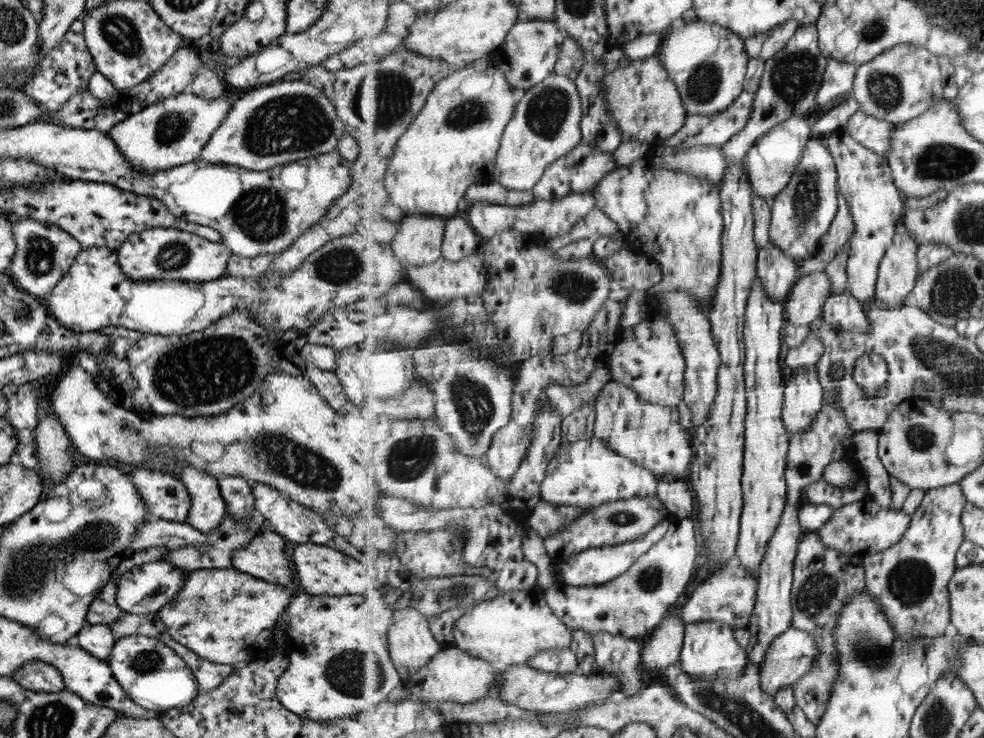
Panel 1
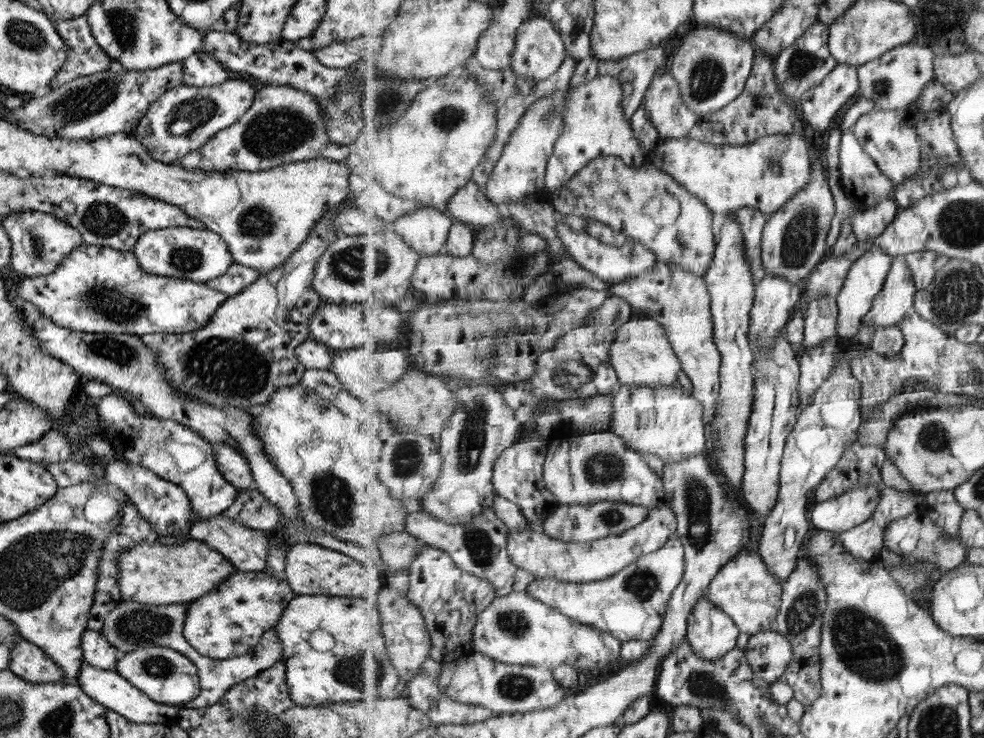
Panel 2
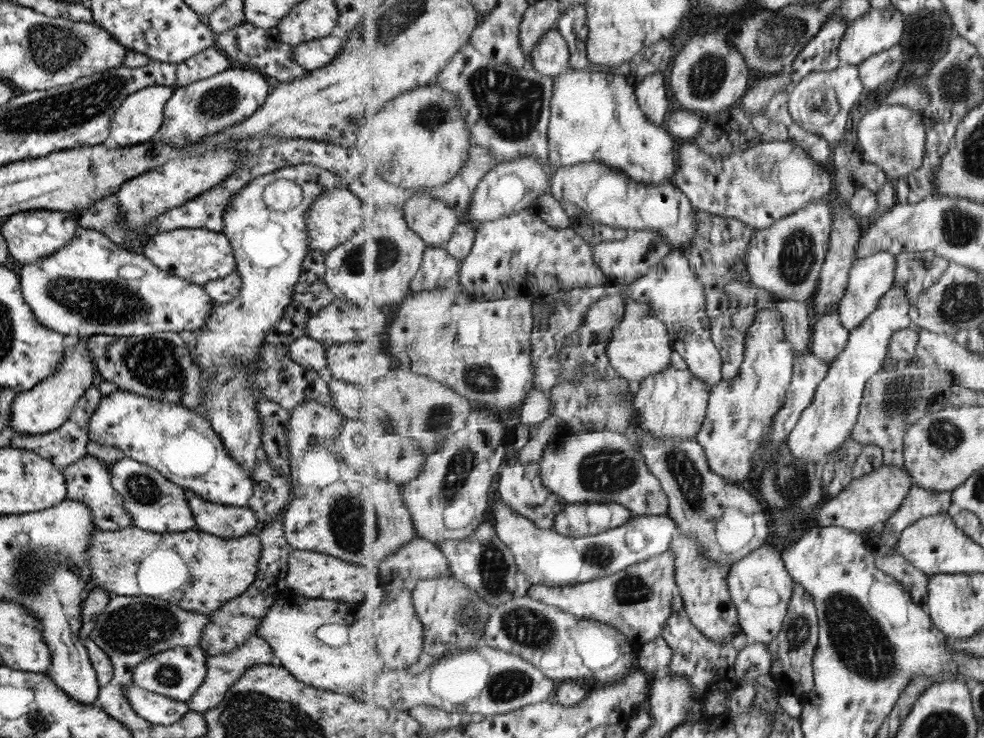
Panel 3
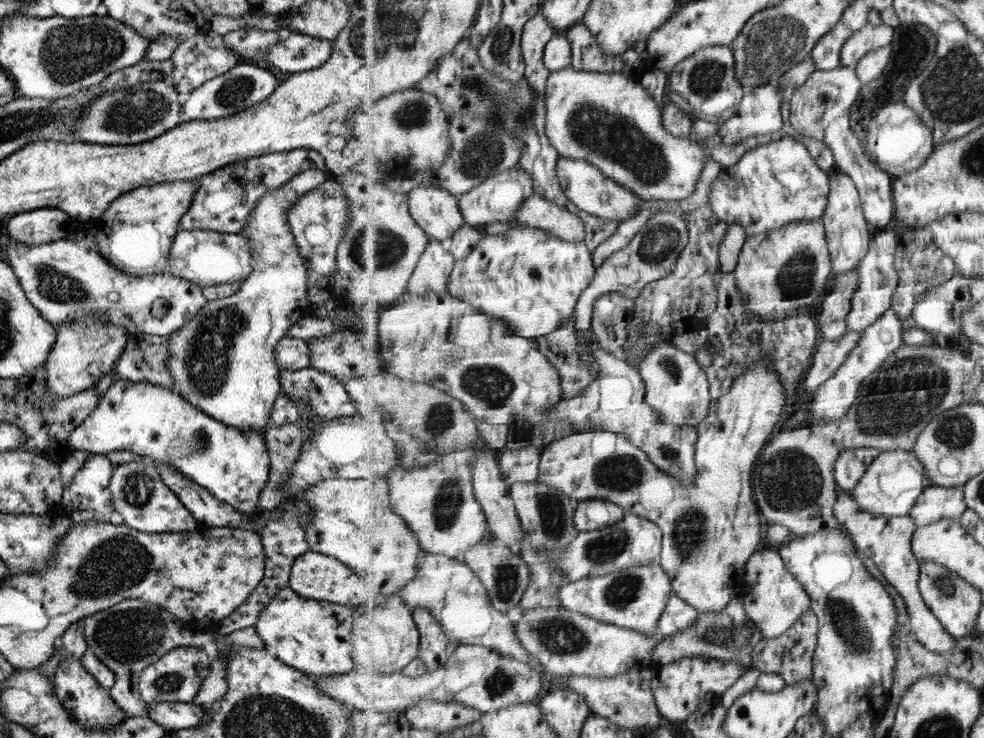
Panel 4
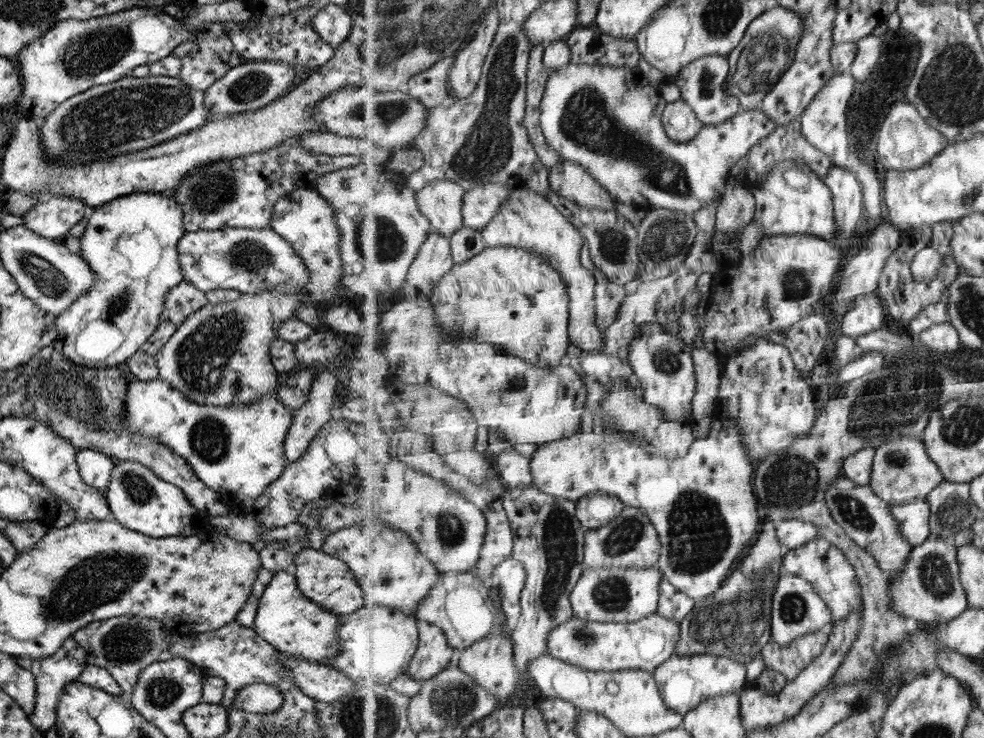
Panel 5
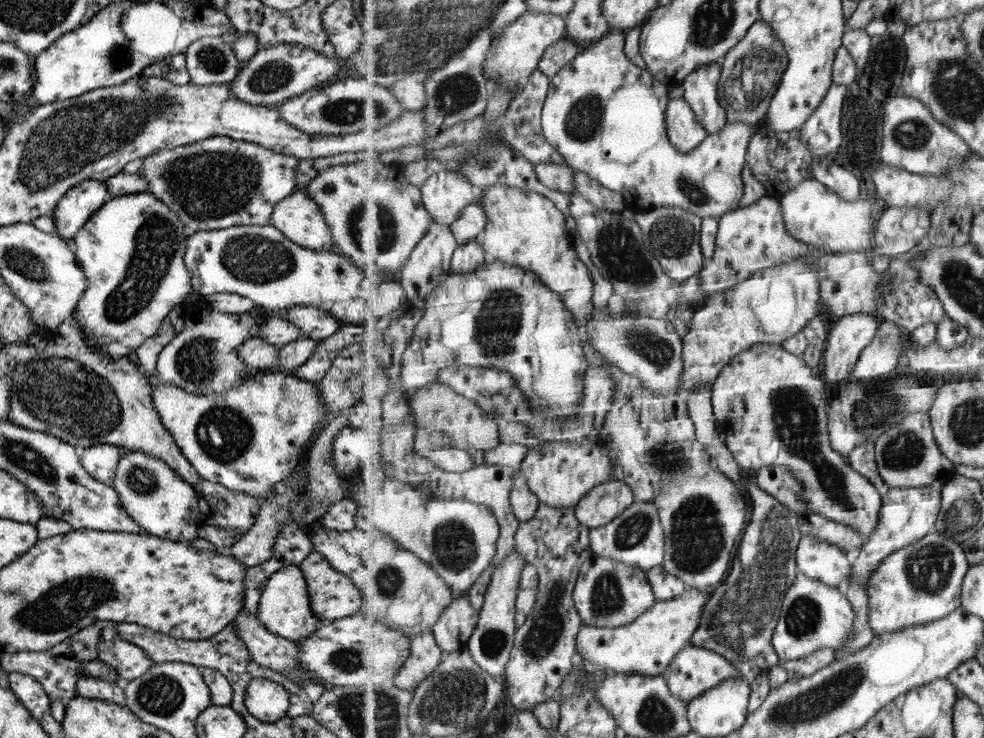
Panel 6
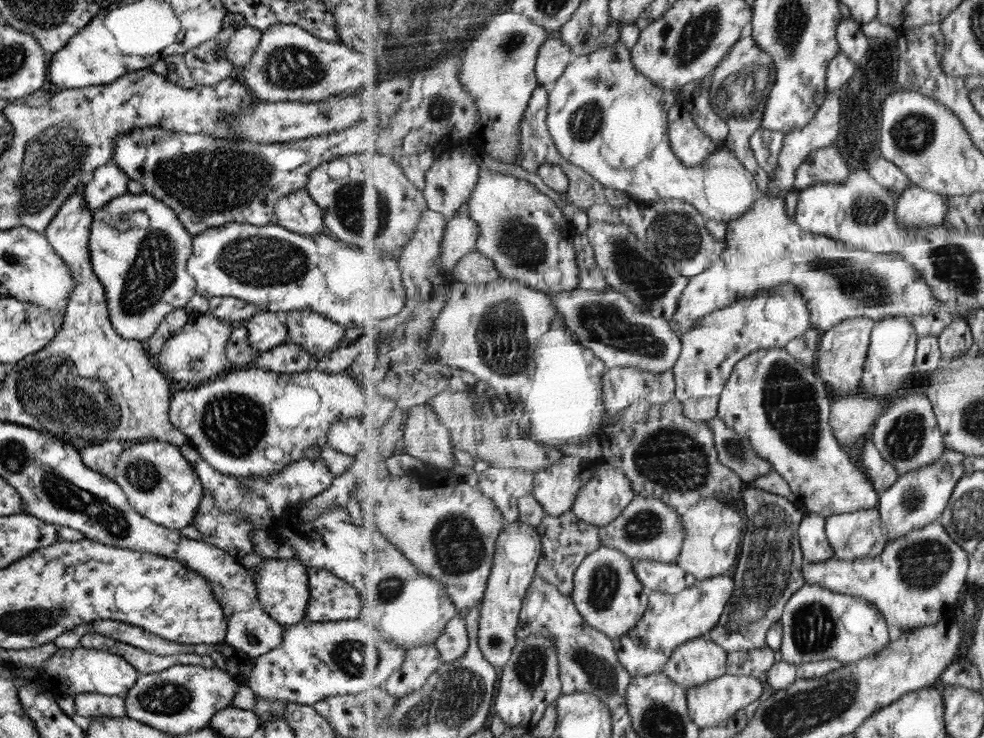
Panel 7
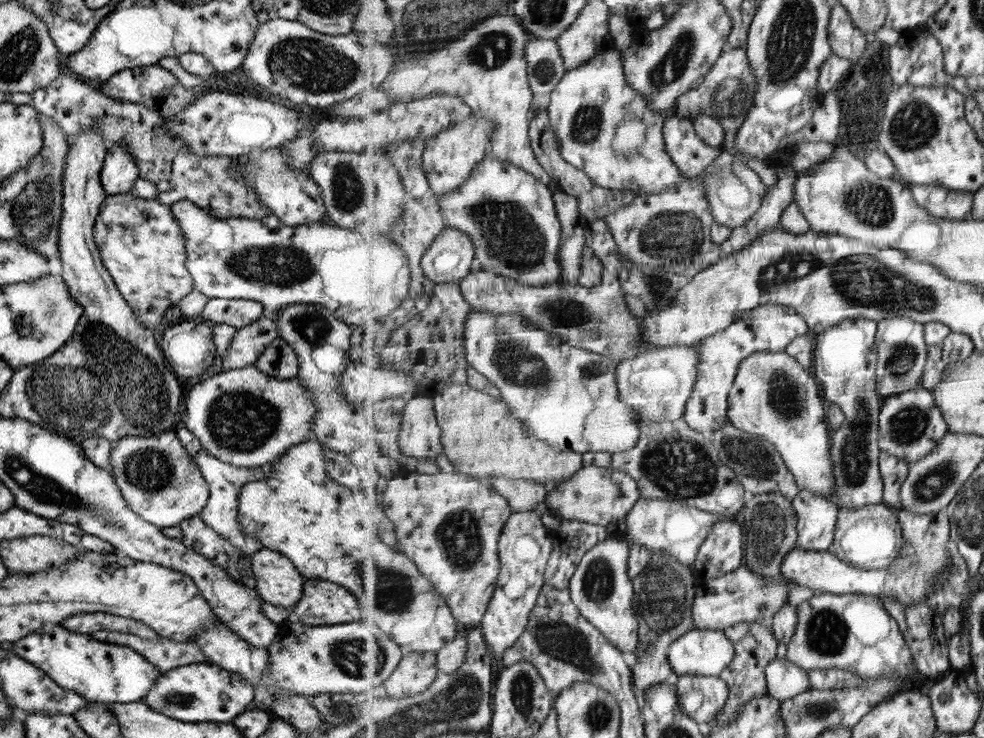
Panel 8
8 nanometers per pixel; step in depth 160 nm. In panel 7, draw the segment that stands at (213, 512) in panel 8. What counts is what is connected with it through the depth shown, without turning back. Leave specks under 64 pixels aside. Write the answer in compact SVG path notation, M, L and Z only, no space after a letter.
M188 444L177 446L177 451L193 467L202 488L212 492L214 503L221 512L235 514L235 516L239 515L243 520L248 519L251 522L253 553L257 553L264 560L269 560L270 558L278 558L279 560L295 558L294 550L286 542L280 541L272 535L276 531L275 525L294 503L298 500L307 500L319 494L329 486L332 478L335 477L332 476L325 463L320 459L315 460L315 462L302 459L289 463L279 472L269 476L234 479L232 476L225 476L213 470L209 464L205 463L205 460L202 460L197 455L197 449L191 448Z

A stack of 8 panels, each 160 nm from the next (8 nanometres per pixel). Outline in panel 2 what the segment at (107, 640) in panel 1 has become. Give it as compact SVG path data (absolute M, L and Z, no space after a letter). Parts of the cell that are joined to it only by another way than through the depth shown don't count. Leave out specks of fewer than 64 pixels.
M85 629L80 636L83 660L89 666L113 671L116 668L117 650L99 632Z

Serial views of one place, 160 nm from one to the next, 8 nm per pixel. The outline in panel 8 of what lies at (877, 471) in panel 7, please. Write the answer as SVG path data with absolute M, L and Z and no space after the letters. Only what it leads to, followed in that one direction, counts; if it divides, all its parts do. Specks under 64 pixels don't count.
M887 452L881 454L881 476L884 477L884 502L897 512L905 511L900 495L901 487L908 479L911 463Z

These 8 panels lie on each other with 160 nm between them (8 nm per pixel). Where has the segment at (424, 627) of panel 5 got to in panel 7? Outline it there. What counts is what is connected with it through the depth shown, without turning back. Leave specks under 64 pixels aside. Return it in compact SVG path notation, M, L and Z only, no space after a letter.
M421 645L407 650L405 663L386 682L386 689L397 698L420 690L444 666L436 645Z

